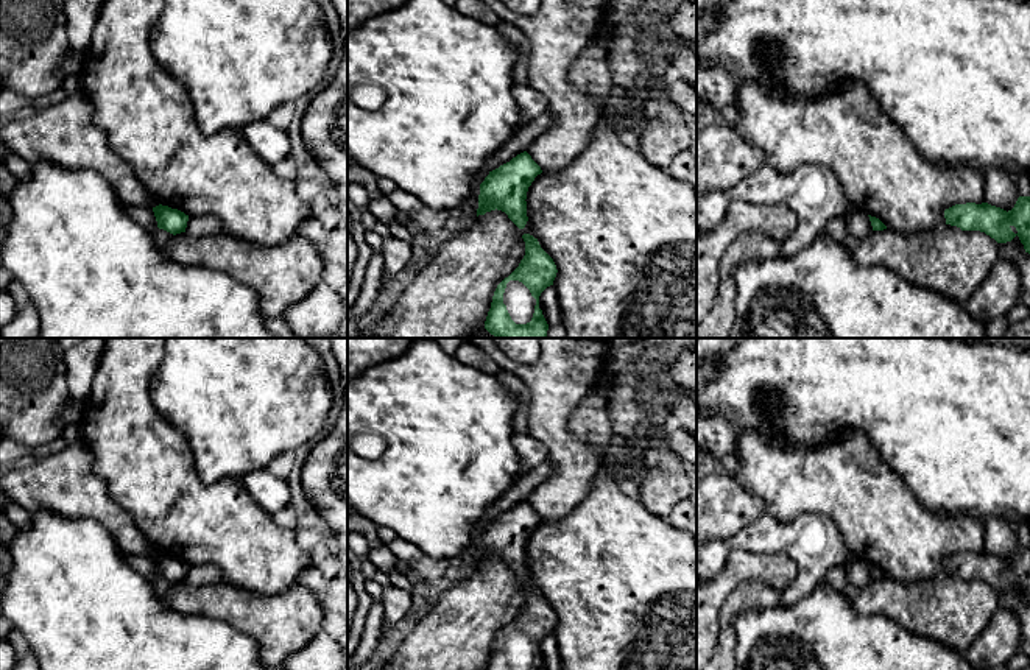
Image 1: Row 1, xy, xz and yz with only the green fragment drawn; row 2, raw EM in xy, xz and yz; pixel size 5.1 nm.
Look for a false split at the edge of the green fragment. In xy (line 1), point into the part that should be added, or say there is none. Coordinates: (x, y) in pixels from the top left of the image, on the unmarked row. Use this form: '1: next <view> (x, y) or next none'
1: next none

